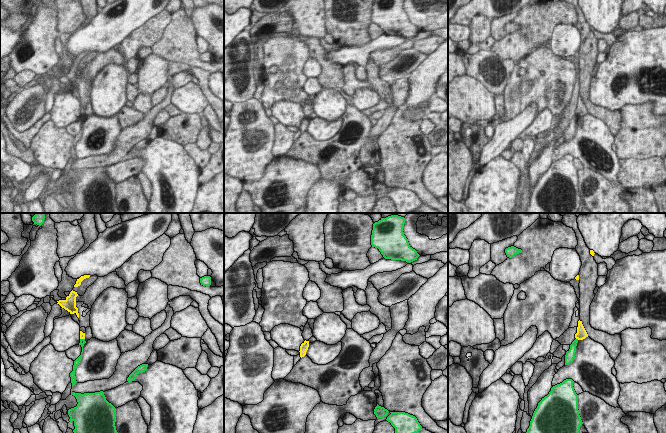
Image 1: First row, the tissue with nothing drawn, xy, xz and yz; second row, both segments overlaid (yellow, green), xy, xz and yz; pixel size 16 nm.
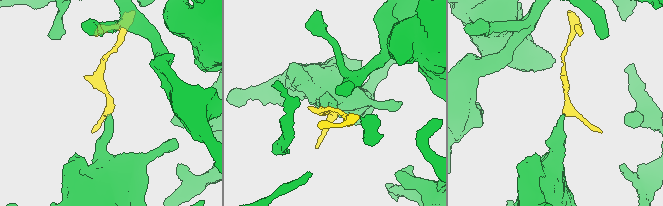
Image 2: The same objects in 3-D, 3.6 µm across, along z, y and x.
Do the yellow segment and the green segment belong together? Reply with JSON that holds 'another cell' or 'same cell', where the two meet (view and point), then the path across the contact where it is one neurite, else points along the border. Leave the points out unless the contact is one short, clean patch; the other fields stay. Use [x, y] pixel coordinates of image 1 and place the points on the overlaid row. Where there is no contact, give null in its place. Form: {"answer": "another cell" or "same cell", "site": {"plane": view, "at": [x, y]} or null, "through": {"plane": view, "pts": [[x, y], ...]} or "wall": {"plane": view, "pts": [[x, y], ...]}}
{"answer": "another cell", "site": {"plane": "yz", "at": [577, 338]}, "wall": {"plane": "yz", "pts": [[576, 338], [578, 339]]}}

